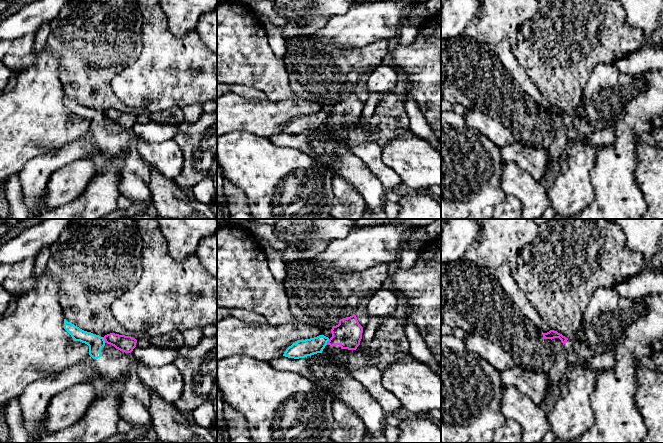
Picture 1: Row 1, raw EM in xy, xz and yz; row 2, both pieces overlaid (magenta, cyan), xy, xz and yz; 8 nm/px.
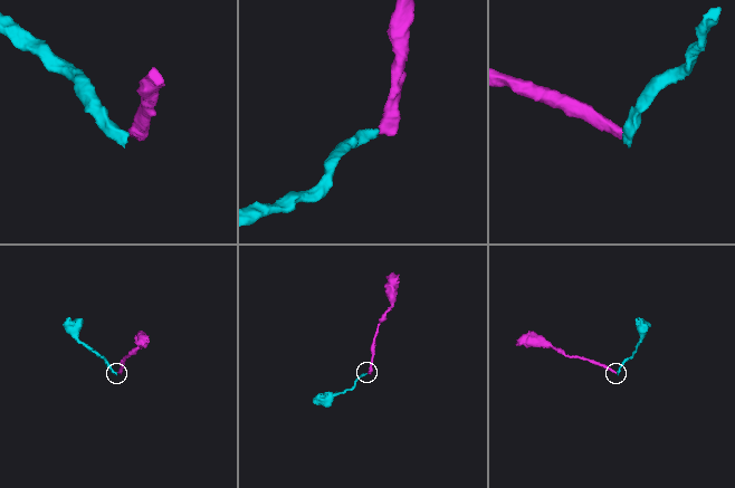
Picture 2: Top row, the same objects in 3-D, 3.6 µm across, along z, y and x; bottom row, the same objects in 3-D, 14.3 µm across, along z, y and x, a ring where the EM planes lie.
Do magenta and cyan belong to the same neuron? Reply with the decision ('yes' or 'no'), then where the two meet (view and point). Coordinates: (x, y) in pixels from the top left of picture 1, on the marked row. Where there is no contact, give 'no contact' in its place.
no; contact xy (104, 339)

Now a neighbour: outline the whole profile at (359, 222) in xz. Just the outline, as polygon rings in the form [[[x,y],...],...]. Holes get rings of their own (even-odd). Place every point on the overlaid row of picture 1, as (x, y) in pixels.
[[[357,219],[355,221],[355,226],[366,227],[377,224],[387,224],[393,223],[396,219]]]

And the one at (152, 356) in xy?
[[[150,344],[145,348],[135,347],[131,352],[133,361],[137,365],[148,367],[161,367],[174,363],[178,354],[178,348],[164,347]]]

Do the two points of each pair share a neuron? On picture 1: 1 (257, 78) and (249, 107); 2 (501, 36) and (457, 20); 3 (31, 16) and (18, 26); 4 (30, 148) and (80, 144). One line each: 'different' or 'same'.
1: different
2: different
3: same
4: different

